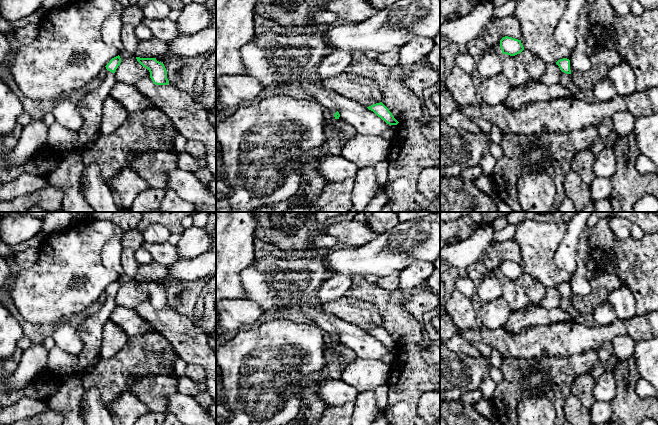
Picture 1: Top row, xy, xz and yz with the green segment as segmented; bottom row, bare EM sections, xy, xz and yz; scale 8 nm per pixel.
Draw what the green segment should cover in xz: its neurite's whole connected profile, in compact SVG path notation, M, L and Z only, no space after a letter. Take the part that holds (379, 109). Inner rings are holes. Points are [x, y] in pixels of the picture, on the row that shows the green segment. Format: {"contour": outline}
{"contour": "M376 103L369 107L369 110L373 111L378 117L384 120L389 125L397 125L399 122L394 118L389 109L382 103Z"}

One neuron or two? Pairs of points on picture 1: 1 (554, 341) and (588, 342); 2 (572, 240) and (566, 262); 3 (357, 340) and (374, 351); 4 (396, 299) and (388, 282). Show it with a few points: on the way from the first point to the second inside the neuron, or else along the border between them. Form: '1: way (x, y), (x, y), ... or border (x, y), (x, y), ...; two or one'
1: way (562, 341), (580, 341); one
2: way (570, 245), (566, 252), (566, 257); one
3: way (361, 342), (370, 348); one
4: border (370, 282), (388, 290), (397, 289); two

